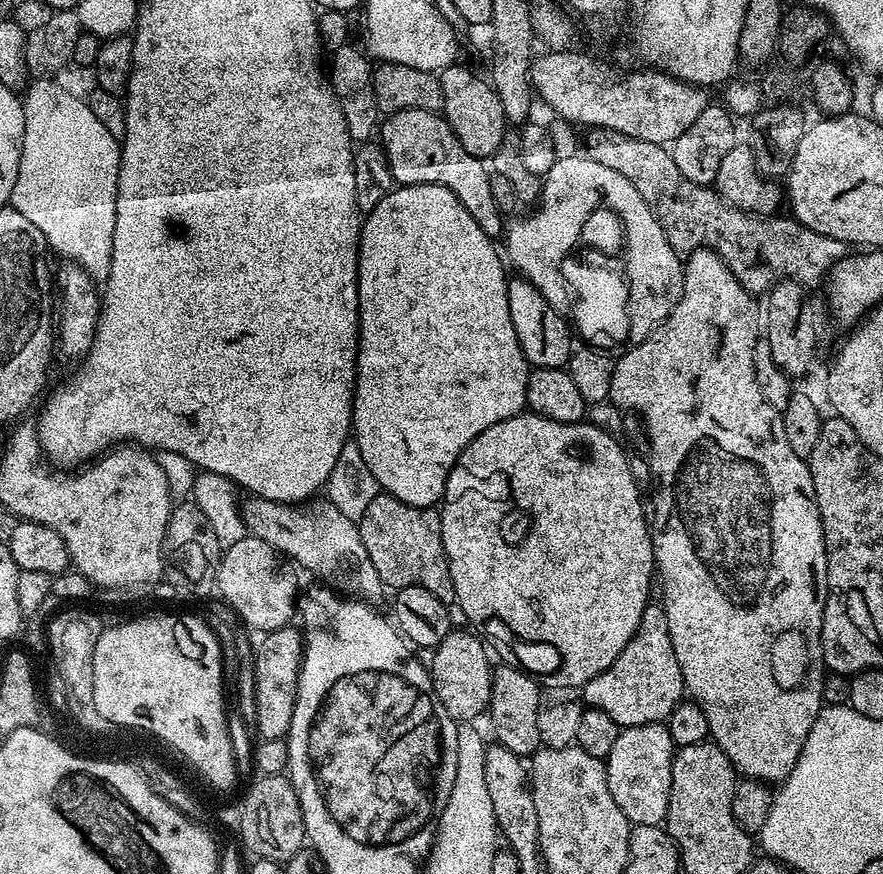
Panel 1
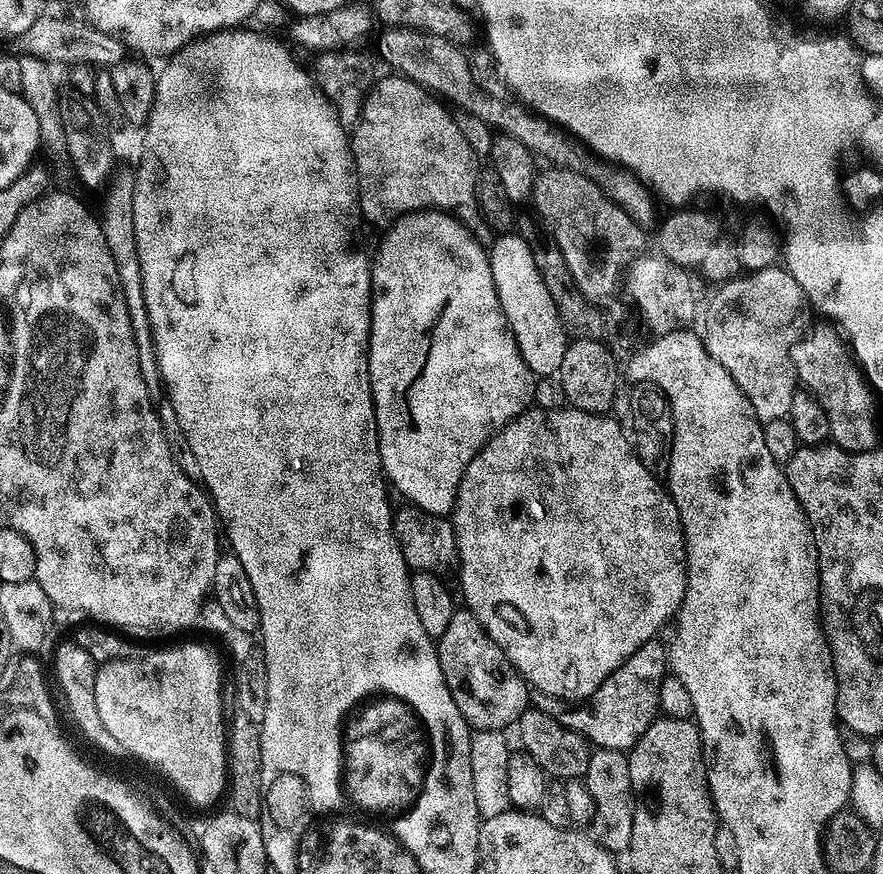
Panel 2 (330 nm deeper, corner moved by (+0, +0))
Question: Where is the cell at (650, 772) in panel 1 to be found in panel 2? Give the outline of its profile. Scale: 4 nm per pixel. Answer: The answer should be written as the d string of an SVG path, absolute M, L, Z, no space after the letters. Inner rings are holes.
M596 748L590 758L590 766L586 766L583 782L588 787L593 802L593 814L590 821L590 835L602 845L606 851L613 854L627 853L630 846L630 830L634 830L634 797L632 783L630 782L630 766L628 757L624 752L610 750L609 748Z

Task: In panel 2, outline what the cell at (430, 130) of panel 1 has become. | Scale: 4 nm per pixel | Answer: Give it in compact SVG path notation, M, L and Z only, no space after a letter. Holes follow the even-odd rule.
M399 74L387 75L381 80L379 77L369 88L360 120L350 132L352 161L356 163L356 180L360 184L361 217L384 230L408 212L447 212L449 216L455 216L478 243L491 245L494 239L492 227L482 218L476 201L478 158L463 137L457 117L420 84Z

